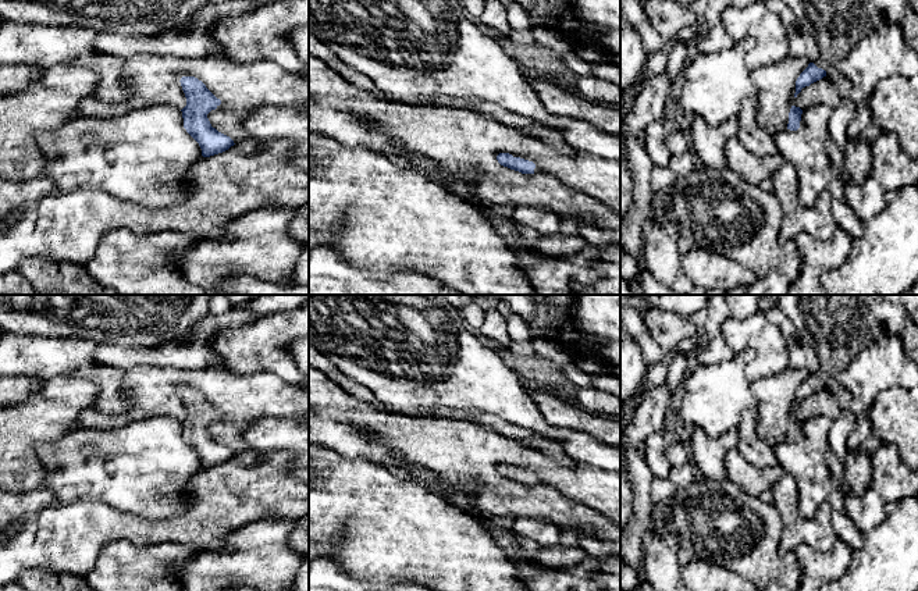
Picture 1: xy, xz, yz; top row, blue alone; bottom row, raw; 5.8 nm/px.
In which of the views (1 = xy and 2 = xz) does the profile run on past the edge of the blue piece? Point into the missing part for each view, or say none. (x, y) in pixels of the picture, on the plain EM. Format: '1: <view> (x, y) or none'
1: none
2: none

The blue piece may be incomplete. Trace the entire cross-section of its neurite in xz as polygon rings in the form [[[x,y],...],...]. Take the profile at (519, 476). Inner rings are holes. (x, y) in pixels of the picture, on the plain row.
[[[499,464],[497,467],[497,471],[501,477],[519,483],[522,485],[534,485],[536,476],[533,473],[513,469],[509,464]]]

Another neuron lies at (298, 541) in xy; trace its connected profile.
[[[309,513],[295,520],[288,544],[295,553],[309,556]]]

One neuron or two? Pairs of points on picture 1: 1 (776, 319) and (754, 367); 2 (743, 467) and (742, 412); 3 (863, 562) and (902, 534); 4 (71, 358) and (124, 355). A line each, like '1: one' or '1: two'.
1: one
2: two
3: one
4: two

